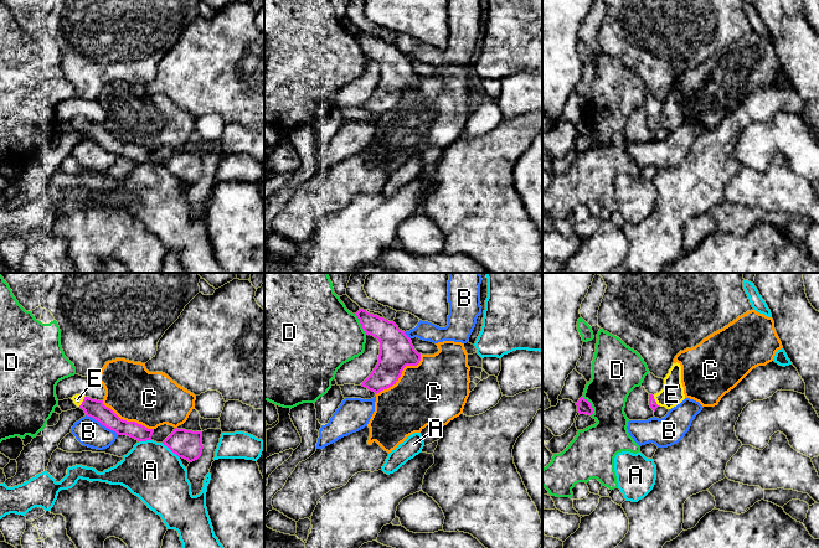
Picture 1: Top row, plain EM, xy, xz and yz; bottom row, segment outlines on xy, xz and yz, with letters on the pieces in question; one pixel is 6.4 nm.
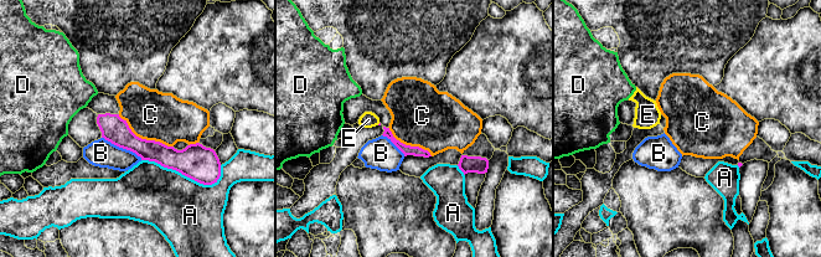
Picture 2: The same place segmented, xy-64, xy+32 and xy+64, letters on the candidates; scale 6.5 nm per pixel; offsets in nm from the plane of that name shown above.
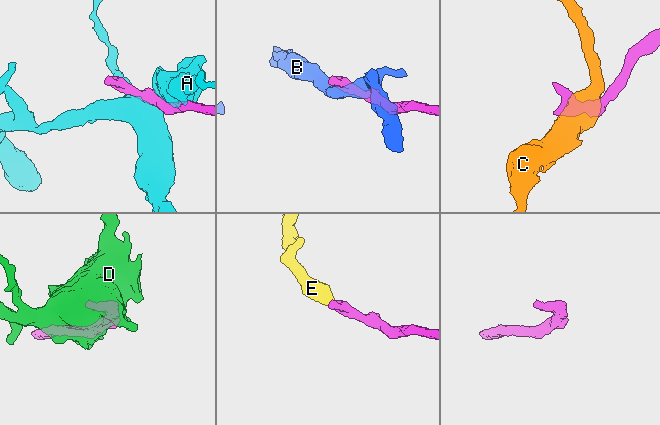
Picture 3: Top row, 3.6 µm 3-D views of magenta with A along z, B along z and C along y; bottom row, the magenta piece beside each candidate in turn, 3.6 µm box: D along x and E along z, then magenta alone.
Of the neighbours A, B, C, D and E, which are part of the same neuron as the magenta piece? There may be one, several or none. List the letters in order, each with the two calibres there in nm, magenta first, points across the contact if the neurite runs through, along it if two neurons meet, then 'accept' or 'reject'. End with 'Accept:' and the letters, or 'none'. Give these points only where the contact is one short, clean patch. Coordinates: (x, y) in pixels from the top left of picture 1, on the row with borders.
A: calibres 190 and 380 nm; reject
B: calibres 120 and 180 nm; reject
C: calibres 220 and 420 nm; reject
D: calibres 100 and 300 nm; border yz (582, 396), (590, 403), (592, 415); reject
E: calibres 120 and 70 nm; way xy (93, 408), (83, 401), (77, 399); accept
Accept: E

